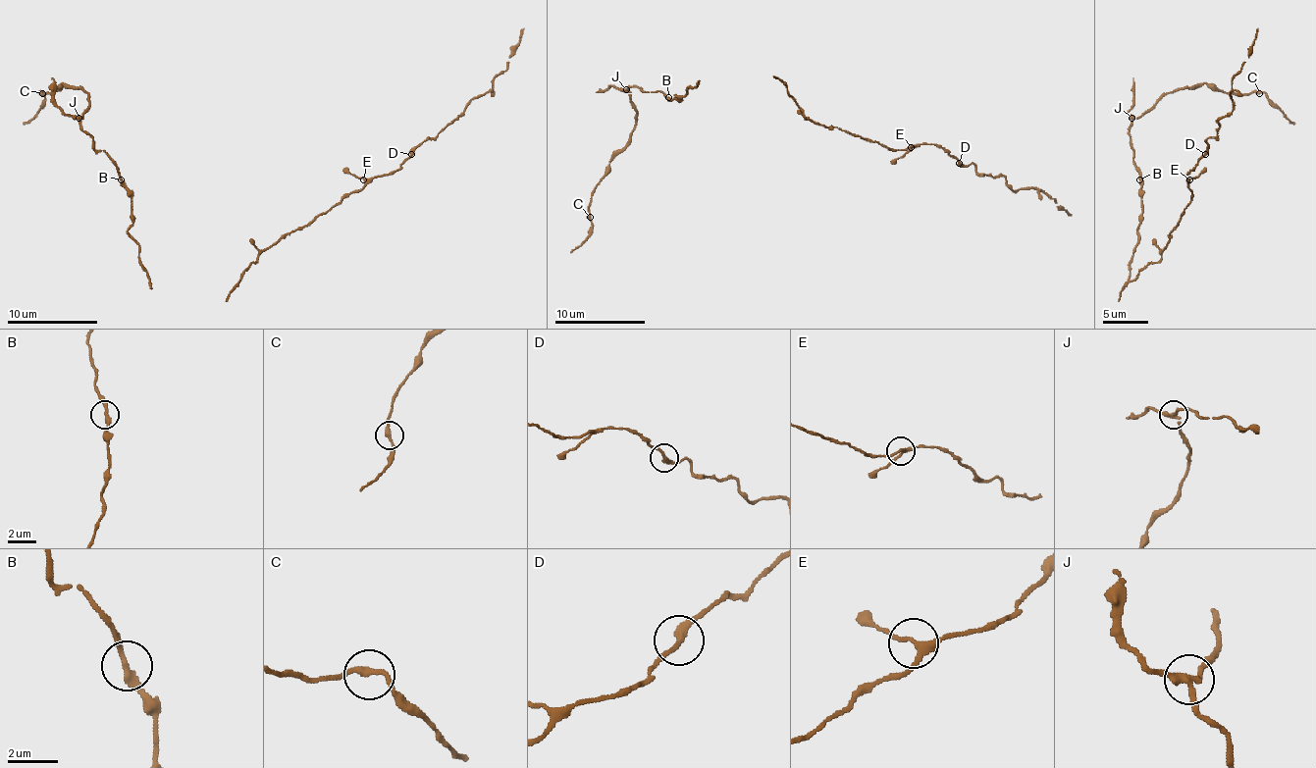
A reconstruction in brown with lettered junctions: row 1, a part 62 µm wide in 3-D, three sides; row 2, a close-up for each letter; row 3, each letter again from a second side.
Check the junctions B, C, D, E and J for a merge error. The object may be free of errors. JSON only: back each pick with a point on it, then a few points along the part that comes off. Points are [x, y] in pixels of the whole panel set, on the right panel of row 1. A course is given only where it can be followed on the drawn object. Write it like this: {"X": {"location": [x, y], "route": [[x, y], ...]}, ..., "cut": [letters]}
{"J": {"location": [1131, 118], "route": [[1132, 118], [1128, 114], [1132, 102], [1132, 77]]}, "cut": ["J"]}

